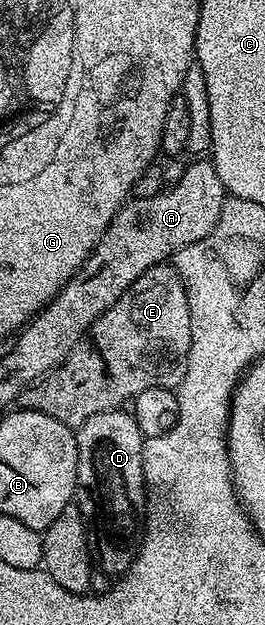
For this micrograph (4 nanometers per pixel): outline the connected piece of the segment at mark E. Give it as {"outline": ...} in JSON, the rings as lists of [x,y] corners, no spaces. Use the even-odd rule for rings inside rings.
{"outline":[[[172,263],[157,264],[148,268],[106,312],[87,330],[87,334],[71,350],[68,358],[41,380],[21,391],[21,408],[30,408],[39,414],[51,414],[68,428],[76,430],[103,410],[115,410],[128,405],[148,388],[176,389],[187,370],[187,354],[191,350],[191,310],[187,290],[181,275]]]}

